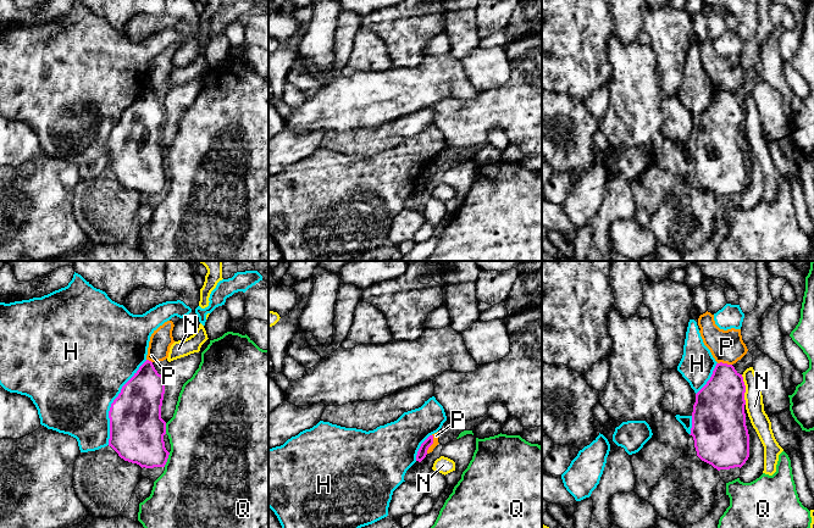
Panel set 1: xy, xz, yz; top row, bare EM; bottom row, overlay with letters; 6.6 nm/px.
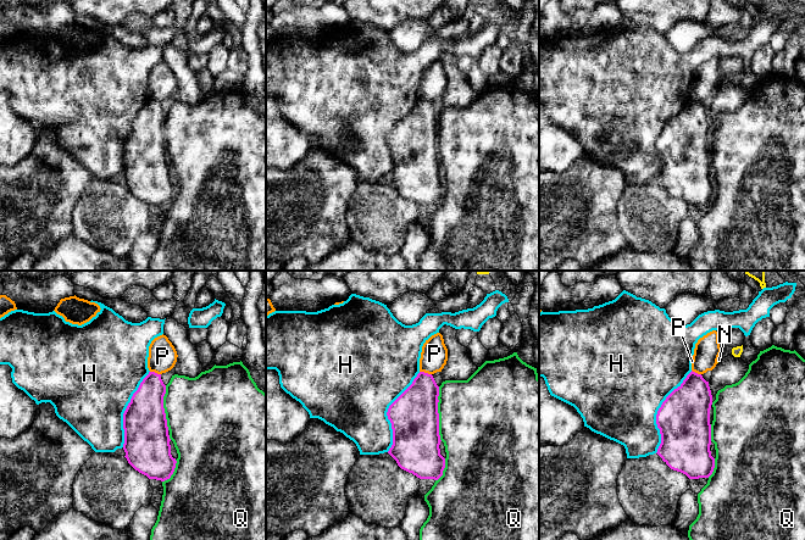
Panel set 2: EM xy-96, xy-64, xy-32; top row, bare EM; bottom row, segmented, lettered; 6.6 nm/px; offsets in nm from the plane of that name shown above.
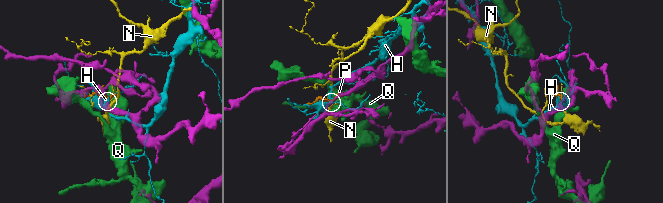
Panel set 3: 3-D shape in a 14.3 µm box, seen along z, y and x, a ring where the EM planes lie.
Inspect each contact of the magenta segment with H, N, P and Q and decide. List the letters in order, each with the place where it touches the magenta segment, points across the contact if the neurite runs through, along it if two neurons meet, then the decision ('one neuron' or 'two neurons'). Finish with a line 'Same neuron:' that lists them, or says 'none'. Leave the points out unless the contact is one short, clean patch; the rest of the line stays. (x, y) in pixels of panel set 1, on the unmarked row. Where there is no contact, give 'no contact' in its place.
H: contact xy (112, 129); two neurons
N: contact yz (745, 116); border yz (741, 101), (745, 109), (746, 131); two neurons
P: contact xz (432, 170); border xz (432, 161), (432, 171), (426, 179); two neurons
Q: contact xy (166, 187); two neurons
Same neuron: none

